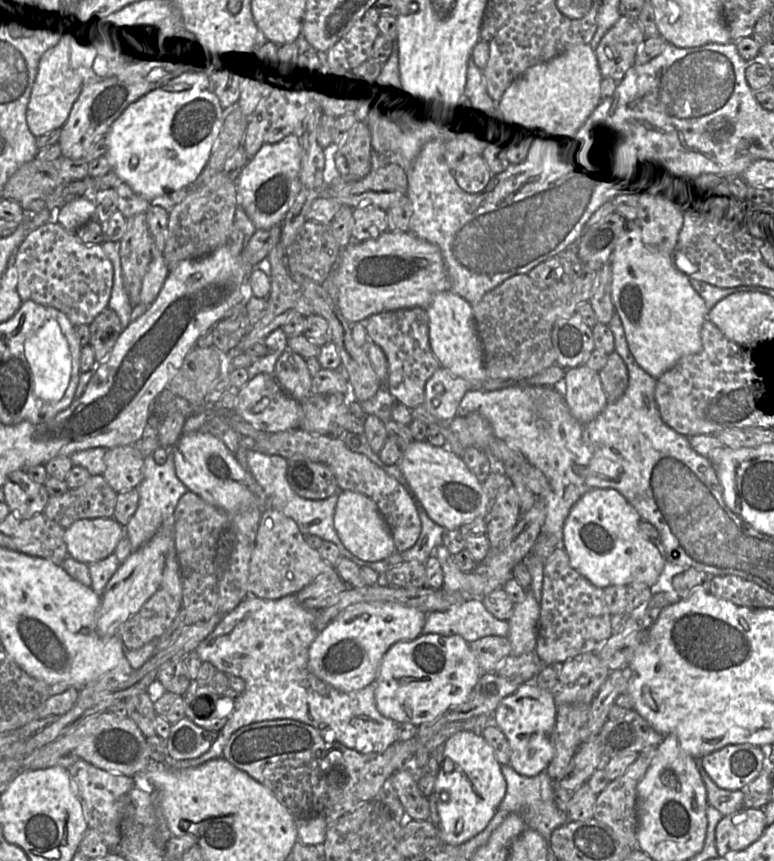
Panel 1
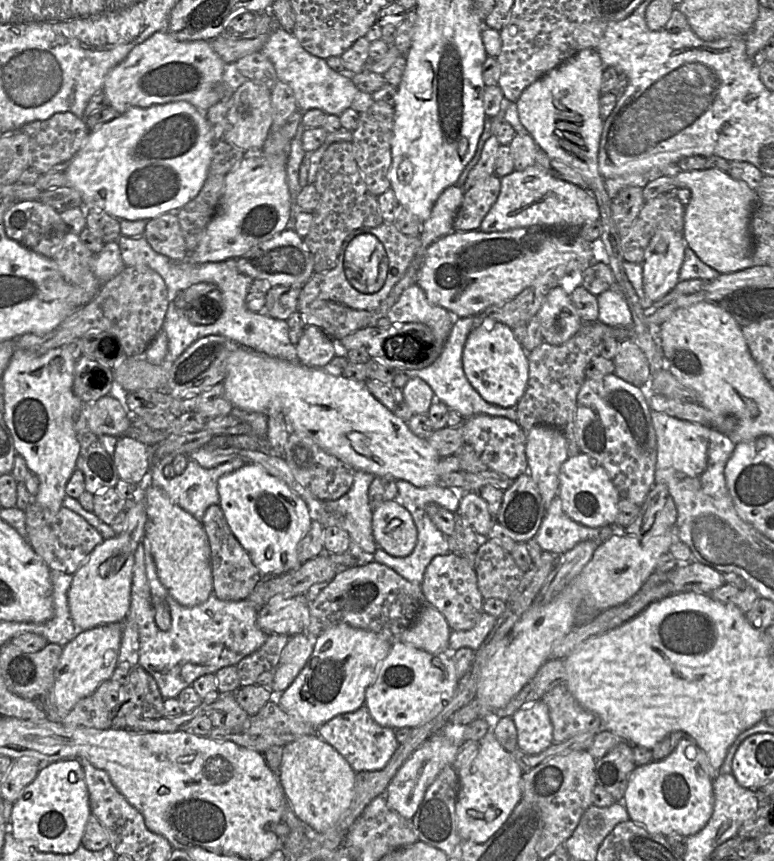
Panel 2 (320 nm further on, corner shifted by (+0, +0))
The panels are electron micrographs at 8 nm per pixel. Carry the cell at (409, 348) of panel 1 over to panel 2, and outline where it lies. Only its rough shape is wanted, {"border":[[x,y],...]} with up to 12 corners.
{"border":[[413,283],[386,317],[392,325],[425,324],[445,345],[455,316],[431,304]]}

